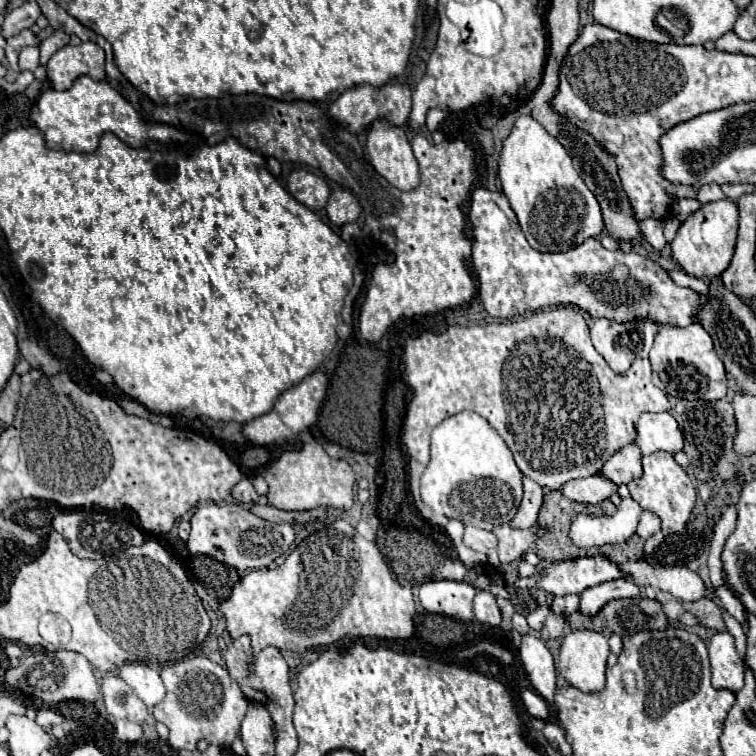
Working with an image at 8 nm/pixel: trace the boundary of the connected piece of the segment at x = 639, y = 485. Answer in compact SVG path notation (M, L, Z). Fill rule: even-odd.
M657 451L649 457L643 457L643 477L633 479L627 483L631 497L643 507L649 509L653 513L657 513L661 517L661 531L659 535L653 535L645 541L645 557L649 557L653 553L653 549L663 543L663 539L671 533L681 533L685 529L687 517L695 505L695 487L691 483L691 479L687 477L687 473L683 471L683 467L673 459L673 455L665 453L665 451Z

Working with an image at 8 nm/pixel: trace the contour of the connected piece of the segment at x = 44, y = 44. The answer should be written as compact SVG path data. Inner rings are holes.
M55 31L53 35L49 35L45 41L41 41L39 51L41 51L41 65L47 65L49 57L59 51L61 47L65 47L69 43L69 35L63 31Z

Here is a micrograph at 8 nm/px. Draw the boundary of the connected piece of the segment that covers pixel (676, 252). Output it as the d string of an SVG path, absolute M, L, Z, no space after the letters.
M727 197L701 205L677 229L677 237L671 241L673 259L681 265L681 269L687 275L703 277L703 279L719 277L729 267L729 261L733 257L733 251L735 251L737 221L739 221L737 203L727 199Z

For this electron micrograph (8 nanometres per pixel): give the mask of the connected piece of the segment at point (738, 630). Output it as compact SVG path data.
M723 611L723 619L725 619L725 625L727 625L727 629L729 629L729 633L735 637L735 647L737 647L737 653L739 653L739 657L741 657L741 661L745 661L745 629L743 629L743 625L737 621L737 619L733 619L727 611Z

